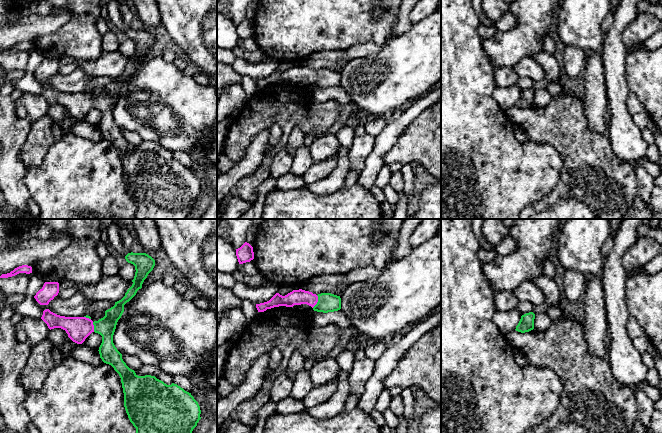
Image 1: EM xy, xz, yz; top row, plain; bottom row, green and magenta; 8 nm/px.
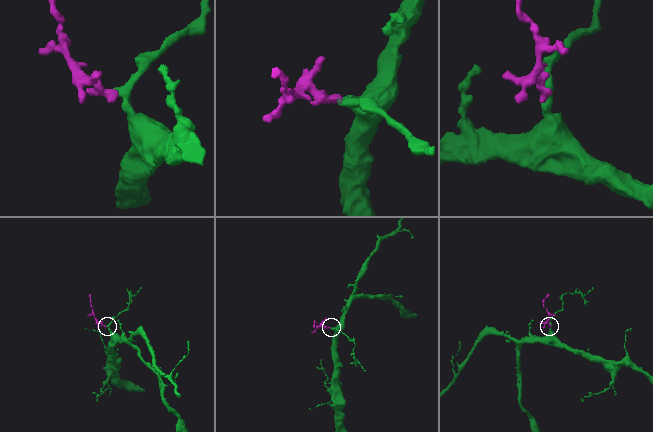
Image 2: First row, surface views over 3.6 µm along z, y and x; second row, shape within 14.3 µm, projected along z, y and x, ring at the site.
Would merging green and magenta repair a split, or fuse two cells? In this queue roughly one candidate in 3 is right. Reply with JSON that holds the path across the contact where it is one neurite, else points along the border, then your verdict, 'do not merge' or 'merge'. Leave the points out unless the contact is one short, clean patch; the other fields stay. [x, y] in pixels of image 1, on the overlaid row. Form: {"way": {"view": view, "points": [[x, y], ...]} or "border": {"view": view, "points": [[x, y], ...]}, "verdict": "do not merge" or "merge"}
{"way": {"view": "xz", "points": [[327, 302], [318, 301], [307, 297], [297, 297]]}, "verdict": "merge"}

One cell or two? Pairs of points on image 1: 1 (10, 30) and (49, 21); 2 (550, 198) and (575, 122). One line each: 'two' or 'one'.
1: one
2: one

